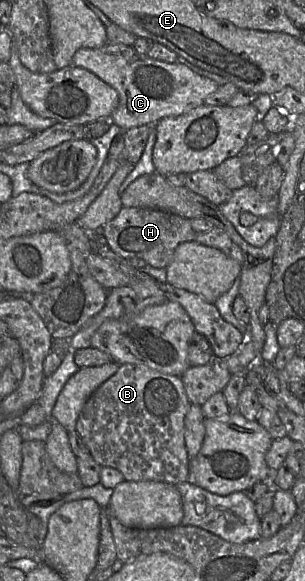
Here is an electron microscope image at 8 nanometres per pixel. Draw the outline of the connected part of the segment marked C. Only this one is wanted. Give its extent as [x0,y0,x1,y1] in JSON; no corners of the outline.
[72,42,219,131]

